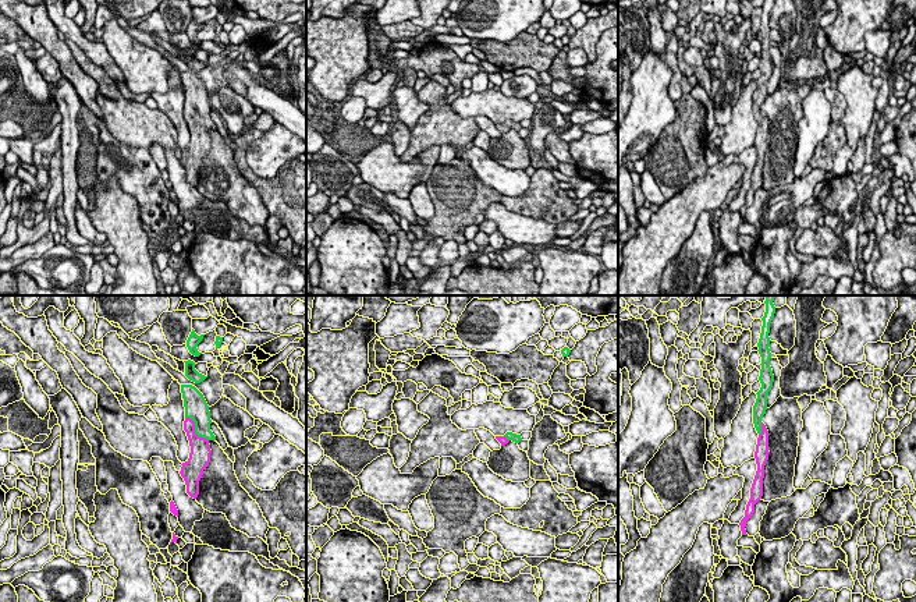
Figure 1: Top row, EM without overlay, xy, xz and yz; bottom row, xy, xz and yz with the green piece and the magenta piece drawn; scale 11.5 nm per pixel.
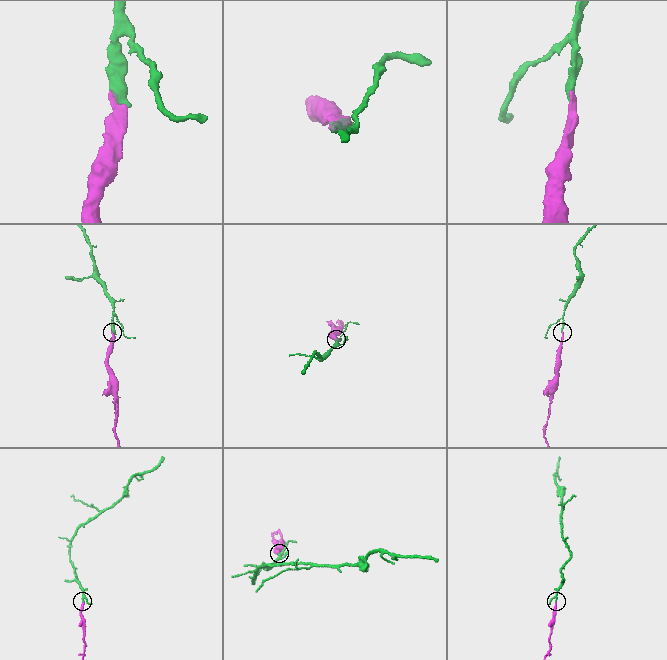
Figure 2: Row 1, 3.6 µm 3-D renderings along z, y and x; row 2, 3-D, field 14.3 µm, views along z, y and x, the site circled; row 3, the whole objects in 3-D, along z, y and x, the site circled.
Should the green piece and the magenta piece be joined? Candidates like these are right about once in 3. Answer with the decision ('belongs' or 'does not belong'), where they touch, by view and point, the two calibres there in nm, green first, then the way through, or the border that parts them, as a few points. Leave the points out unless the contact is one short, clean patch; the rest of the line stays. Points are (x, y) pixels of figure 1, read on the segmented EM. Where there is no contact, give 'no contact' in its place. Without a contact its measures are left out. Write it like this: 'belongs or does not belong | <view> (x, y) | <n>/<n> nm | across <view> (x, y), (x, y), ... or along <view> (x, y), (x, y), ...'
belongs | xy (195, 429) | 280/220 nm | across xy (196, 408), (195, 429), (199, 436), (201, 450)

